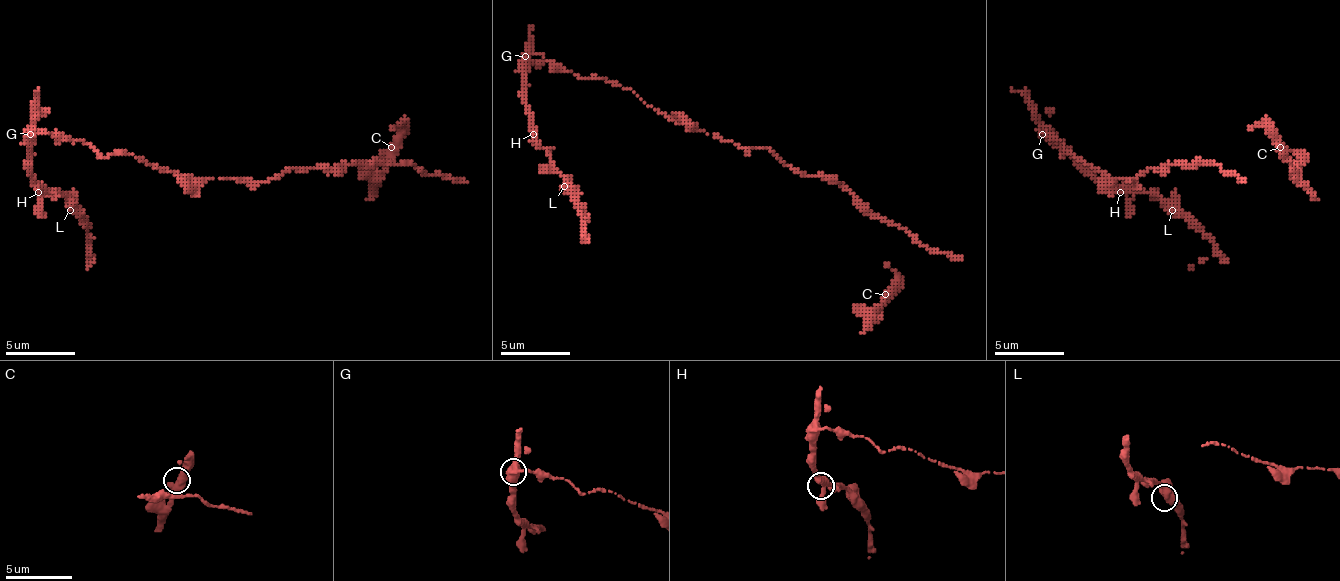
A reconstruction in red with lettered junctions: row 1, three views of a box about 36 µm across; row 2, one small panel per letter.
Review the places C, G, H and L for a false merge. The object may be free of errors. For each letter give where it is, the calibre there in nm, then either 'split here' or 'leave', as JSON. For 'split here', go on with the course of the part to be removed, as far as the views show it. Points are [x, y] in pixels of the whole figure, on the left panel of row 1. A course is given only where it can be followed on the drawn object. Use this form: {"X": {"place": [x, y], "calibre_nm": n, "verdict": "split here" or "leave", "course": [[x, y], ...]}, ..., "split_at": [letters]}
{"C": {"place": [391, 147], "calibre_nm": 400, "verdict": "leave"}, "G": {"place": [30, 134], "calibre_nm": 400, "verdict": "split here", "course": [[31, 133], [192, 179], [269, 182], [293, 168], [415, 165], [429, 175], [467, 182]]}, "H": {"place": [38, 192], "calibre_nm": 380, "verdict": "leave"}, "L": {"place": [70, 210], "calibre_nm": 420, "verdict": "leave"}, "split_at": ["G"]}

